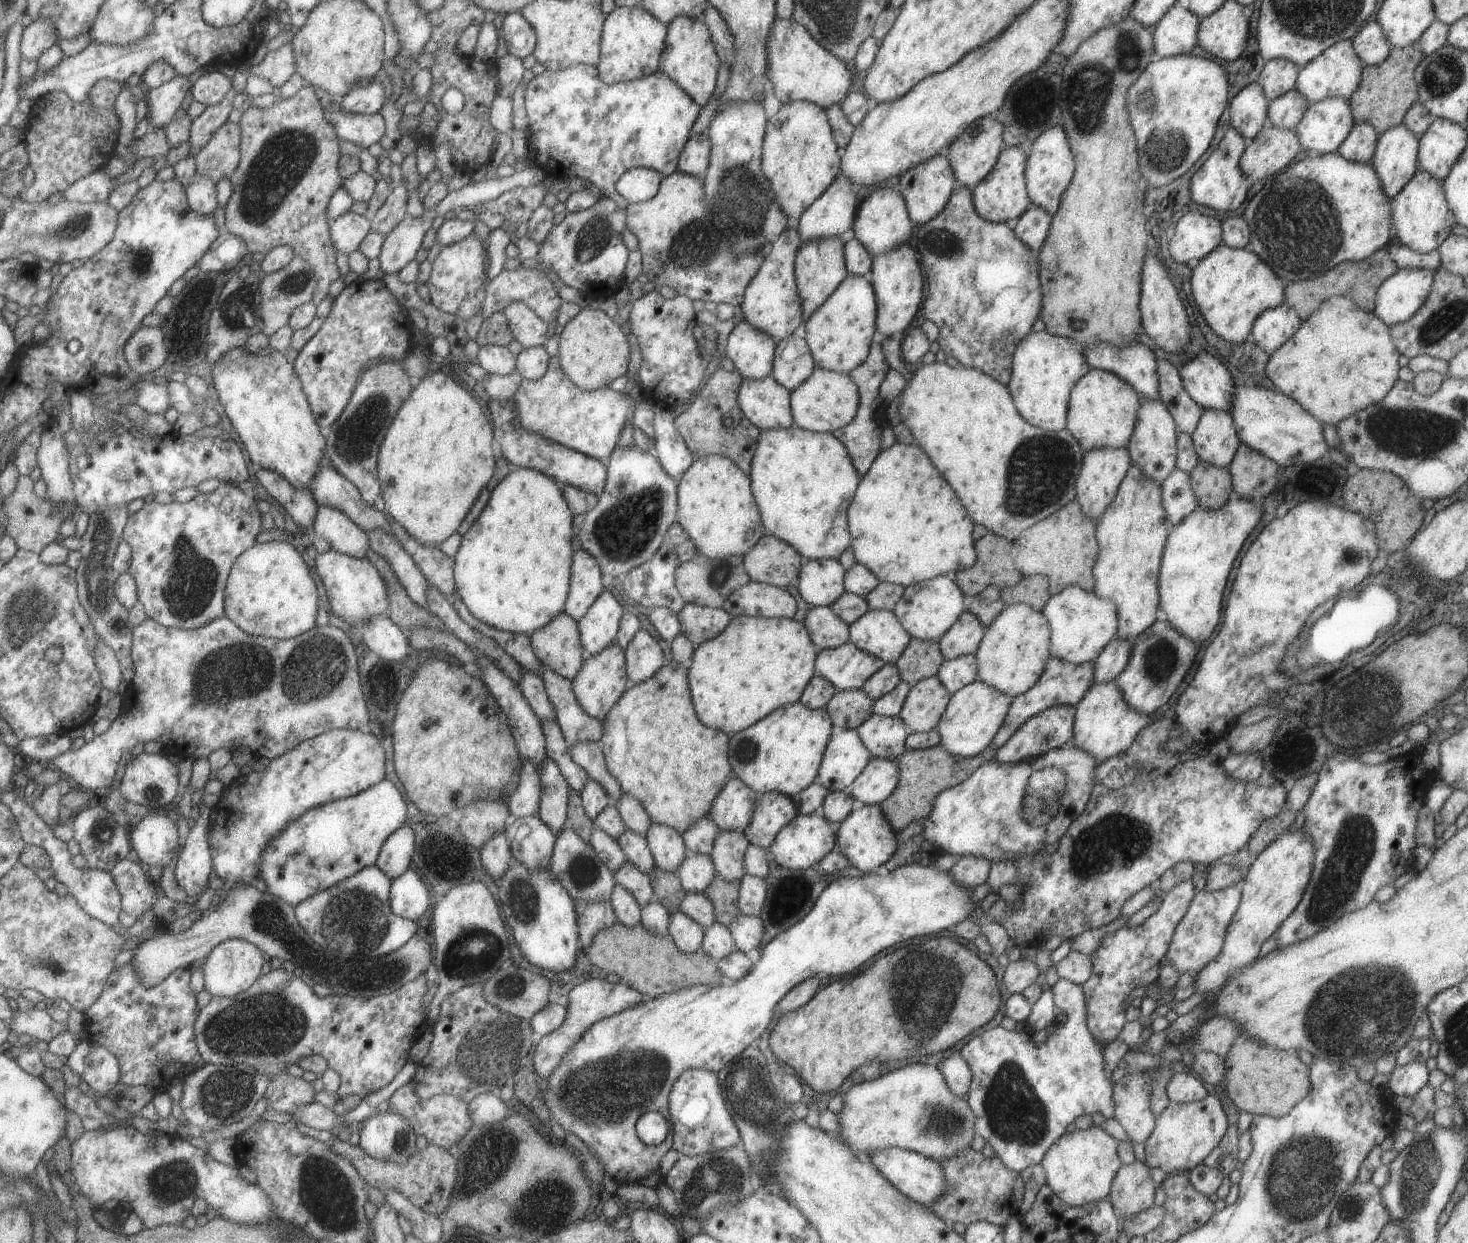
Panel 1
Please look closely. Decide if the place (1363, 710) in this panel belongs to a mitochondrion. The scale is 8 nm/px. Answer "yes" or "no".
yes

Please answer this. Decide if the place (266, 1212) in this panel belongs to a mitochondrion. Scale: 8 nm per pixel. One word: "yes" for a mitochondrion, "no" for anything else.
no

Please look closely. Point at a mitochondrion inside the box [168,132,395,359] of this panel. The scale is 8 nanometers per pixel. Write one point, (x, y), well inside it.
(279, 168)

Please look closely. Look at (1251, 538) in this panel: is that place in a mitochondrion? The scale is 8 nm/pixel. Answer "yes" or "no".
no

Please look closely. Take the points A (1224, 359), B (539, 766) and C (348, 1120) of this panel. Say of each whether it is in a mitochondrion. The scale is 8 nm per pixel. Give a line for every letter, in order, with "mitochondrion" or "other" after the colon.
A: other
B: other
C: other

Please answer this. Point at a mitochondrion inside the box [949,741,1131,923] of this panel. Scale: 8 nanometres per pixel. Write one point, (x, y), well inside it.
(1044, 797)

